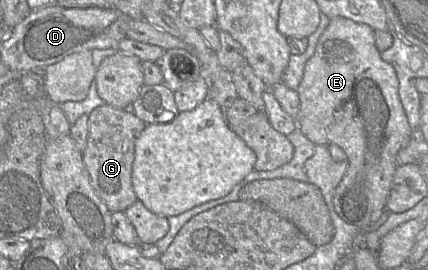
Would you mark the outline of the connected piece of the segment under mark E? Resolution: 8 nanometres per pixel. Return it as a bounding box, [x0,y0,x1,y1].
[295,17,411,230]

